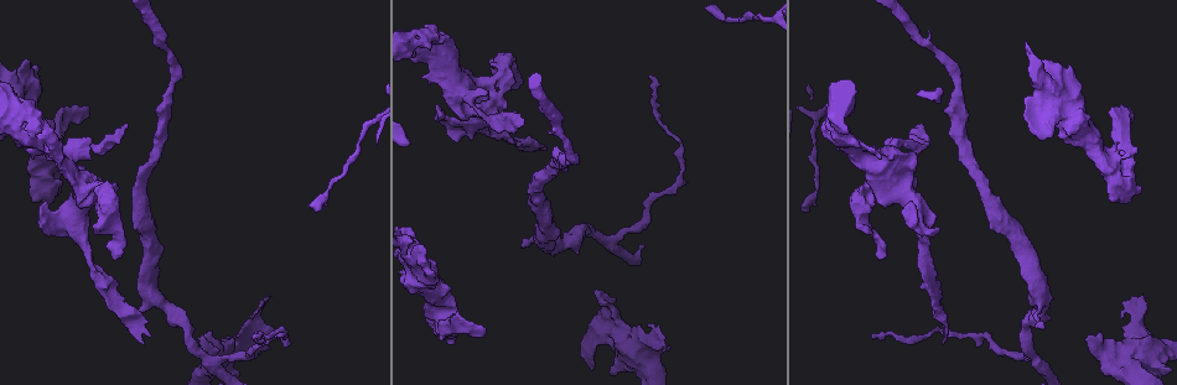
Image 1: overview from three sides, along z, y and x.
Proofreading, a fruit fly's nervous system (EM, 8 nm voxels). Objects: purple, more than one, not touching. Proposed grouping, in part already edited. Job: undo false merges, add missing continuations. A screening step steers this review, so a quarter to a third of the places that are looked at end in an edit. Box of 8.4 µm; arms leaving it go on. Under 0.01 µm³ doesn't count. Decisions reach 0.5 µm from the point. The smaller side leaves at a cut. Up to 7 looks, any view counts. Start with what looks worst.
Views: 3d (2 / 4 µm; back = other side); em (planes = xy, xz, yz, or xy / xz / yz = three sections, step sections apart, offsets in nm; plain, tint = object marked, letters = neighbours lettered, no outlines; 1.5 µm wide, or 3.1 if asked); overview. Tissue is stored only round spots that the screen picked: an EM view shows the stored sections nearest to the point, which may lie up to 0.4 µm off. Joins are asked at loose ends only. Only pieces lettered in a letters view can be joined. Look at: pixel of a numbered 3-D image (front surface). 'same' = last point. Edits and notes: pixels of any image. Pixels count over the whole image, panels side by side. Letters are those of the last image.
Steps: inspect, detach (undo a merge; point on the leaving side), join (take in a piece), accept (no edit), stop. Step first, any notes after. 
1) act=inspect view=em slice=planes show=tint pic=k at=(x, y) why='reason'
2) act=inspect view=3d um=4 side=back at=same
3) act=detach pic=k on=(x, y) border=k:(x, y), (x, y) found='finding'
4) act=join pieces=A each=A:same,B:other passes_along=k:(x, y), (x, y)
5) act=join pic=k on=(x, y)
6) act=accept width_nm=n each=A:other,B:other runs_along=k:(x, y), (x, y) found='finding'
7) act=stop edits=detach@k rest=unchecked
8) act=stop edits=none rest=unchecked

act=inspect view=3d um=2 side=back pic=1 at=(1128, 156) why='free end'

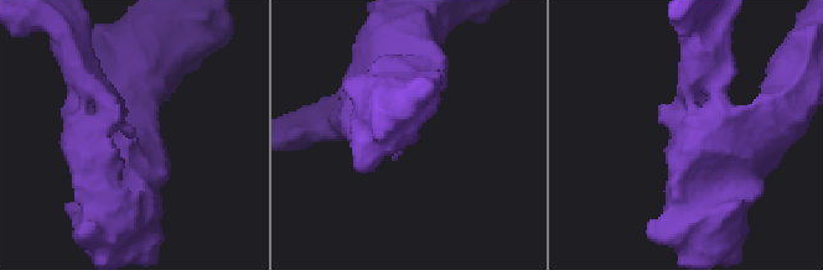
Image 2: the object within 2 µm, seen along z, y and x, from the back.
act=inspect view=em slice=planes show=tint pic=2 at=(132, 133) arm_widths_nm=220,340 why='now the EM'

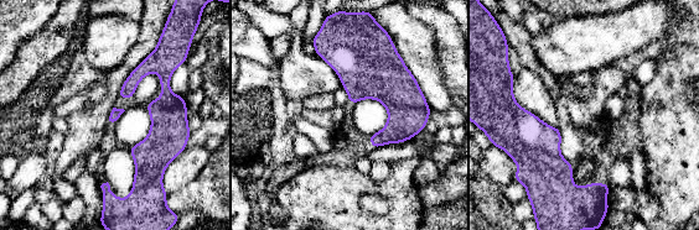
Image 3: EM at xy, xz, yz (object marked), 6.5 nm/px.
act=inspect view=em slice=planes show=letters at=same

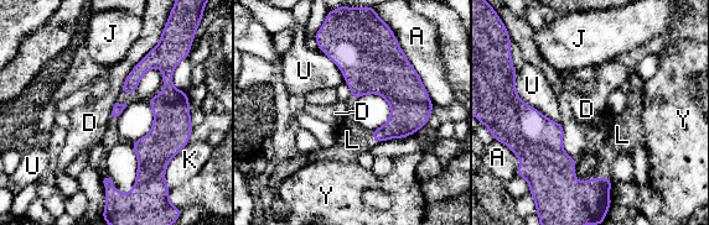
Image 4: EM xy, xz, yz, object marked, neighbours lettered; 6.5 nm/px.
act=join pieces=L each=A:other,D:other,J:other,K:other,L:same,U:other,Y:other passes_along=4:(405, 119), (373, 137), (352, 140) found='the neuron continues'

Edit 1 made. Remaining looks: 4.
act=inspect view=overview why='see it whole again'

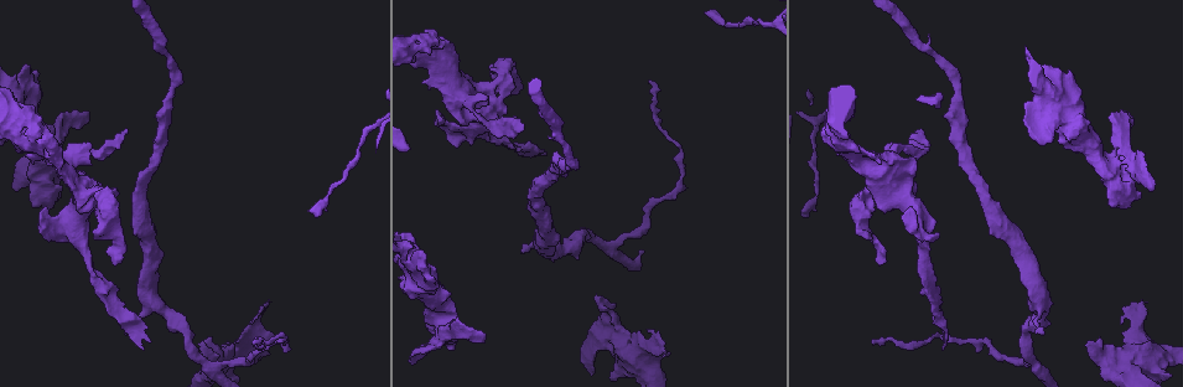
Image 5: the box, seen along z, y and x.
act=inspect view=em slice=planes show=plain pic=5 at=(603, 296) why='free end'

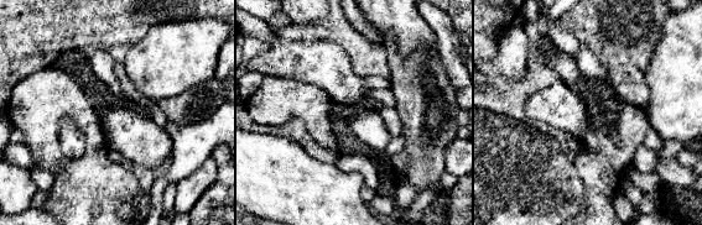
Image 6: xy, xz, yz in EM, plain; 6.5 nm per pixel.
act=inspect view=em slice=planes show=letters at=same why='what lies round it'

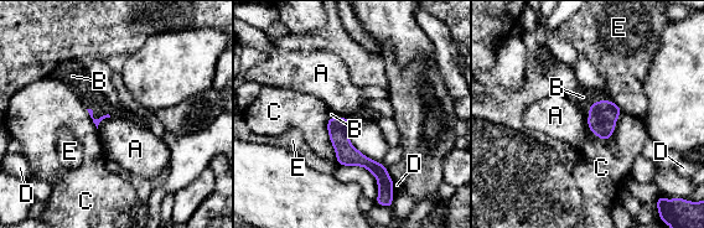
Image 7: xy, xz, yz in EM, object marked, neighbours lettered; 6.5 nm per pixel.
act=join pieces=B each=A:other,B:same,C:other,D:other,E:other passes_along=7:(602, 115), (593, 103), (583, 97) found='the neuron continues'

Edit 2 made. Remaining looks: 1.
act=stop edits=join@4,join@7 rest=unchecked

